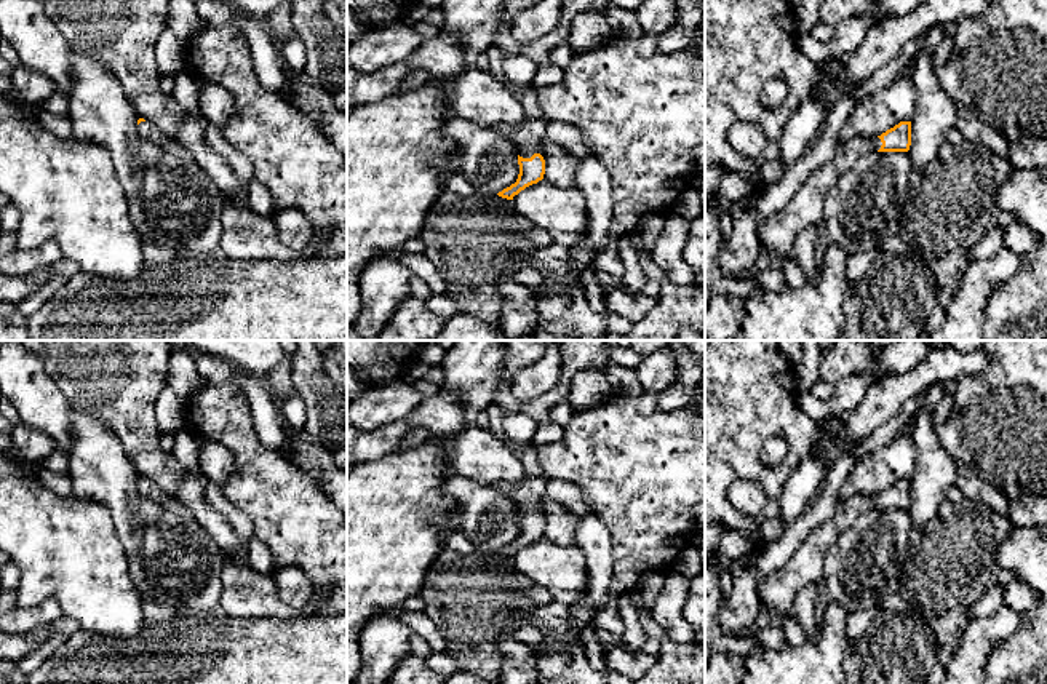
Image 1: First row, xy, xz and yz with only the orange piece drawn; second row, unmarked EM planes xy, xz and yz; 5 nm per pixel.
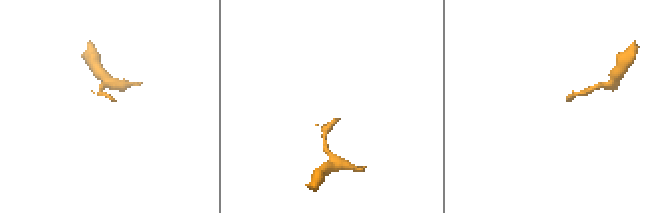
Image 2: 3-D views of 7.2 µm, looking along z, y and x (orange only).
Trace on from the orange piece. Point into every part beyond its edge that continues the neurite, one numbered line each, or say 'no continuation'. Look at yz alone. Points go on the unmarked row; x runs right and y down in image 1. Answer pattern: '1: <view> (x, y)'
1: yz (779, 590)

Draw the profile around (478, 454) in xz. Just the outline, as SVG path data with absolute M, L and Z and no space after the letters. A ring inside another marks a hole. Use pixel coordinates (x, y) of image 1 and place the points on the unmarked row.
M476 425L451 439L451 475L483 484L516 483L526 476L518 449Z

